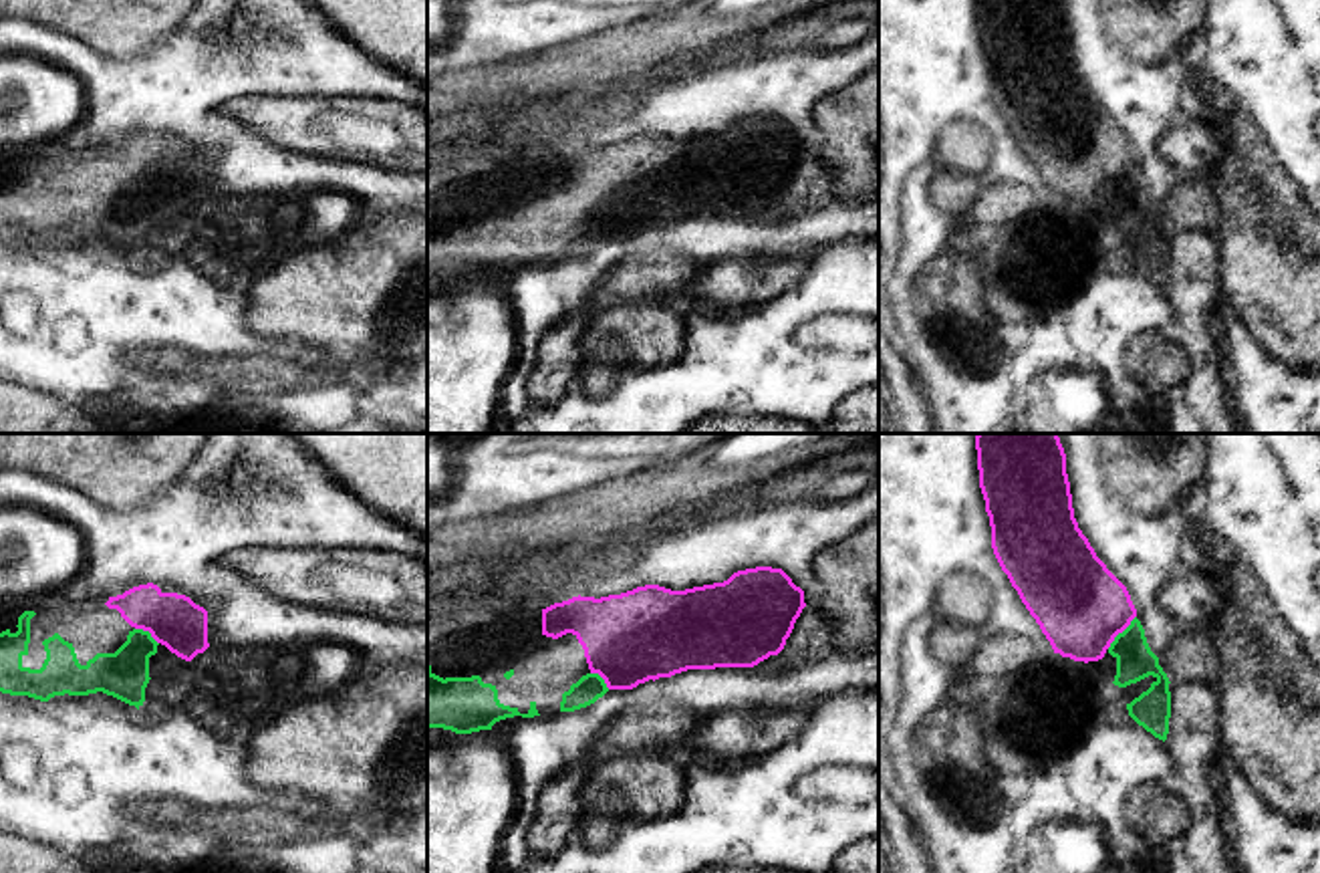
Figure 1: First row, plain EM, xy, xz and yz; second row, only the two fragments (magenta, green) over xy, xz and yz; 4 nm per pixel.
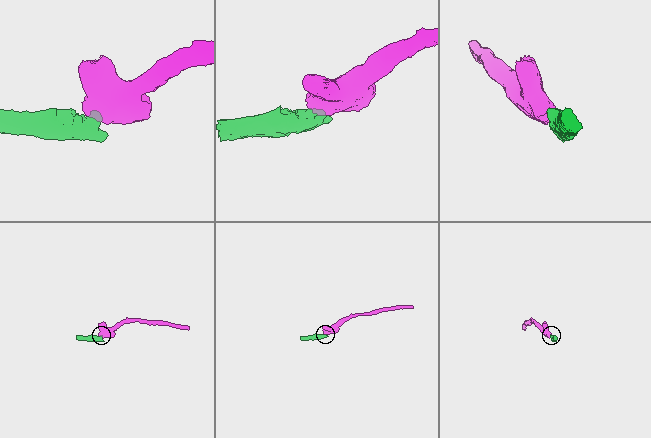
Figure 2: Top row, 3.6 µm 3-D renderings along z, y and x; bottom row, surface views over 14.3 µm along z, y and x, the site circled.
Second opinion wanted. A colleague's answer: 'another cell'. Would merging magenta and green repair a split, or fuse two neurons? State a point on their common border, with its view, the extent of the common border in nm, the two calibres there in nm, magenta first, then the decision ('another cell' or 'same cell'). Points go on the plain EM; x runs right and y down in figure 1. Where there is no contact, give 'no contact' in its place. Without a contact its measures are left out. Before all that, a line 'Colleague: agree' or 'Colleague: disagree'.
Colleague: disagree
contact yz (1121, 180); length 180 nm; calibres 360 and 150 nm; same cell

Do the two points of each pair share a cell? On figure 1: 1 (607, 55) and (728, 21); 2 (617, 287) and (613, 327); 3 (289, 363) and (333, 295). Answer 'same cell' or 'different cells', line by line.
1: same cell
2: different cells
3: different cells

